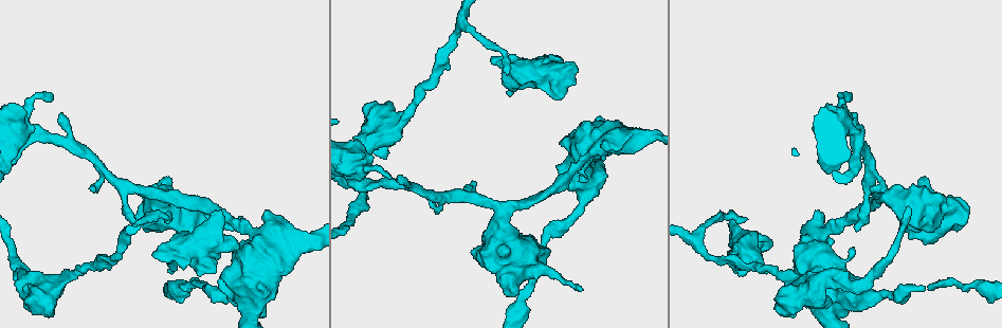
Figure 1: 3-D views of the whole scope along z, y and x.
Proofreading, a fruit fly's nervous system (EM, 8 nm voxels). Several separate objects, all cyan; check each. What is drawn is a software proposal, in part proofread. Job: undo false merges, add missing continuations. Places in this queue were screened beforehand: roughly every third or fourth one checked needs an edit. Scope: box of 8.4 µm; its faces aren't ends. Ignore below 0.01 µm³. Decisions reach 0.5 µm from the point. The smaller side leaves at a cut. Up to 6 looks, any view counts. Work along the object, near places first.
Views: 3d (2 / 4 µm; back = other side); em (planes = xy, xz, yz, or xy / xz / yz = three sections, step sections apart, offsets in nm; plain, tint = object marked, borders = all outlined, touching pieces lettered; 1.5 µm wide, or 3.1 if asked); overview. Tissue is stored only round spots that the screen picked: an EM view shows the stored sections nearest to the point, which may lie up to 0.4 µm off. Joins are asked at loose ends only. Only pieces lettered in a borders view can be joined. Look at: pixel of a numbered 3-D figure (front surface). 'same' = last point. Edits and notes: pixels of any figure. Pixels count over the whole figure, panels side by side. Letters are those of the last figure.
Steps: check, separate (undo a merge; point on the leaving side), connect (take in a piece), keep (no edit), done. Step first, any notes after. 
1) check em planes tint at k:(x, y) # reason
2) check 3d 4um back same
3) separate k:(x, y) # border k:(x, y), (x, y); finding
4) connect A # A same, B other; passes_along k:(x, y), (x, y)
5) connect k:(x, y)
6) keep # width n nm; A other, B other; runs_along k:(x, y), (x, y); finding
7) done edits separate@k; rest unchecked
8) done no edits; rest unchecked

check 3d 2um at 1:(872, 191) # branch stops here

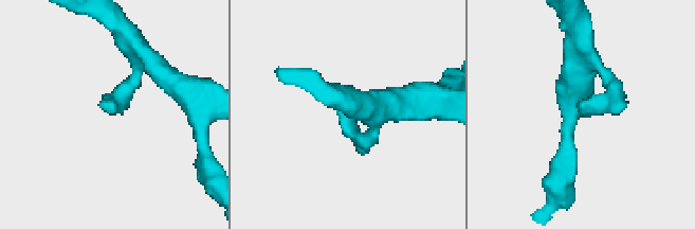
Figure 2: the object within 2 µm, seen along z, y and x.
check em xy step 8 borders at 2:(117, 110) # arm_widths 220, 280 nm; shape alone is not enough

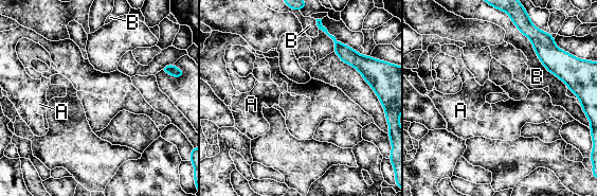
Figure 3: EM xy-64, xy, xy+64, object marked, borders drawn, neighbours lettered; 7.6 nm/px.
check em planes borders same # another direction

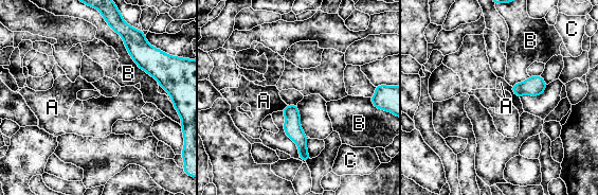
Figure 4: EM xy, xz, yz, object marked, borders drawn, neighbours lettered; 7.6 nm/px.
keep # width 140 nm; A other, B other, C other; border 4:(510, 86), (511, 90), (519, 98); none of them fits

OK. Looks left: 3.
check em planes plain at 1:(171, 181) # thick end

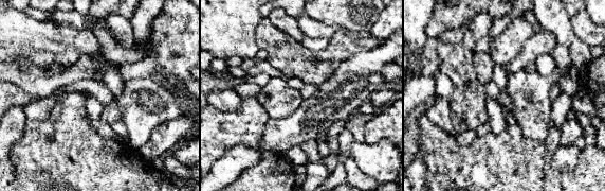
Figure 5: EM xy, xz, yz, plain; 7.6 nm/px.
check em planes borders same

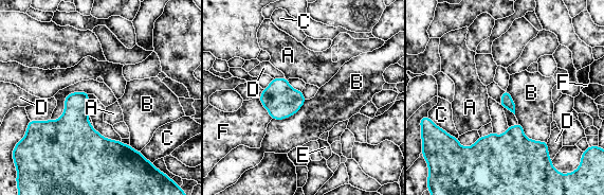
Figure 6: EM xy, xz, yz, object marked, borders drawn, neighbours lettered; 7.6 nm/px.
keep # longest_contact B 300 nm; A other, B other, C other, D other, E other, F other; border 6:(306, 100), (294, 113), (272, 119); none of them fits

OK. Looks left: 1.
done no edits; rest unchecked

